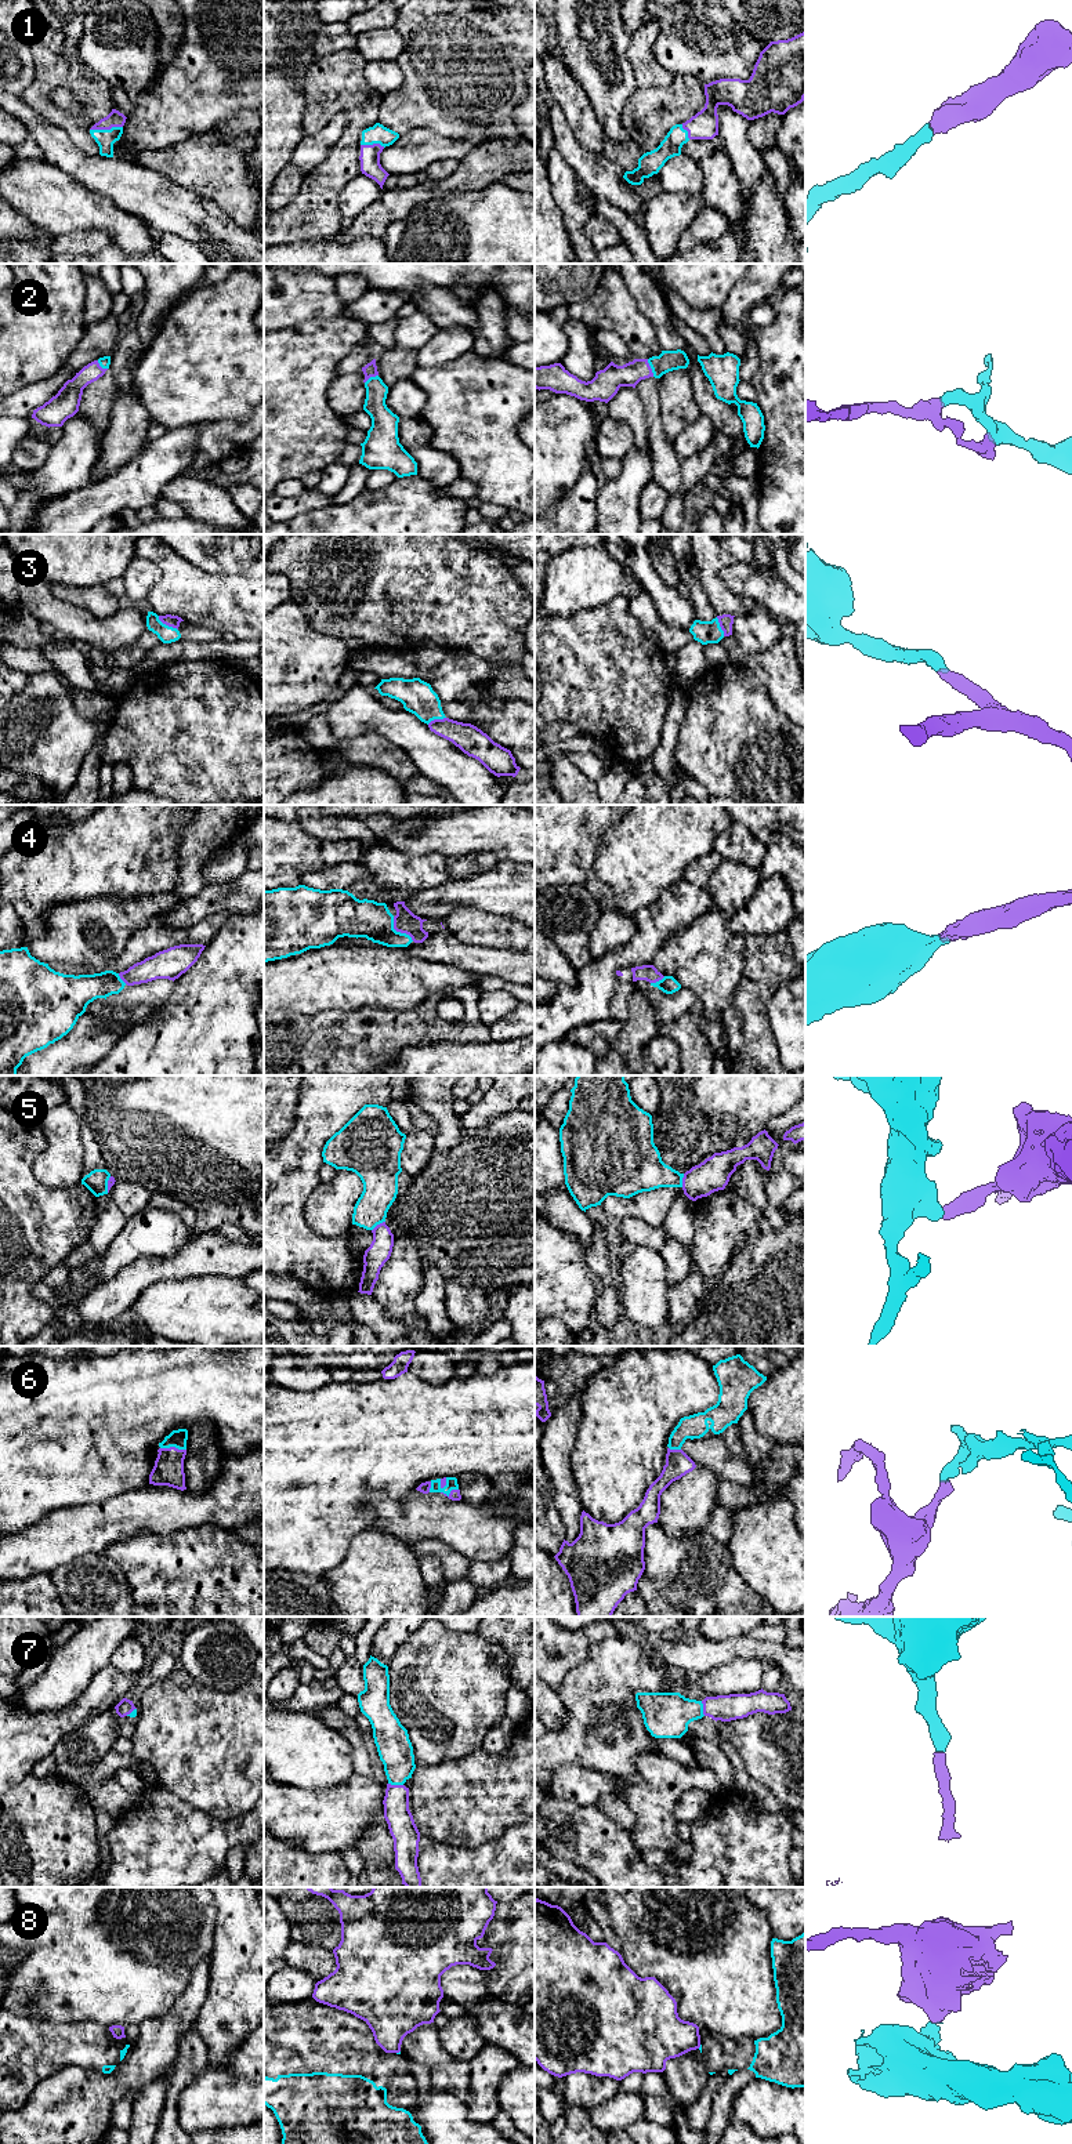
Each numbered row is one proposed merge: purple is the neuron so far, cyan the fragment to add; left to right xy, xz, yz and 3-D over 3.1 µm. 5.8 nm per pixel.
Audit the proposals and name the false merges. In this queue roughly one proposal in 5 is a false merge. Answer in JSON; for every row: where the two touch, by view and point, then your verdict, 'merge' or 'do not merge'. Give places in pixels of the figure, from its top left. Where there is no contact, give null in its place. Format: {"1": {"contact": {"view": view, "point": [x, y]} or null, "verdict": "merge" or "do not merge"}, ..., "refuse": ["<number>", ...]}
{"1": {"contact": {"view": "xy", "point": [105, 129]}, "verdict": "merge"}, "2": {"contact": {"view": "yz", "point": [649, 367]}, "verdict": "merge"}, "3": {"contact": {"view": "xy", "point": [167, 624]}, "verdict": "merge"}, "4": {"contact": {"view": "xz", "point": [398, 931]}, "verdict": "merge"}, "5": {"contact": {"view": "xz", "point": [377, 1225]}, "verdict": "do not merge"}, "6": {"contact": {"view": "xy", "point": [173, 1447]}, "verdict": "merge"}, "7": {"contact": {"view": "xz", "point": [395, 1785]}, "verdict": "merge"}, "8": {"contact": {"view": "xz", "point": [398, 2052]}, "verdict": "do not merge"}, "refuse": ["5", "8"]}

